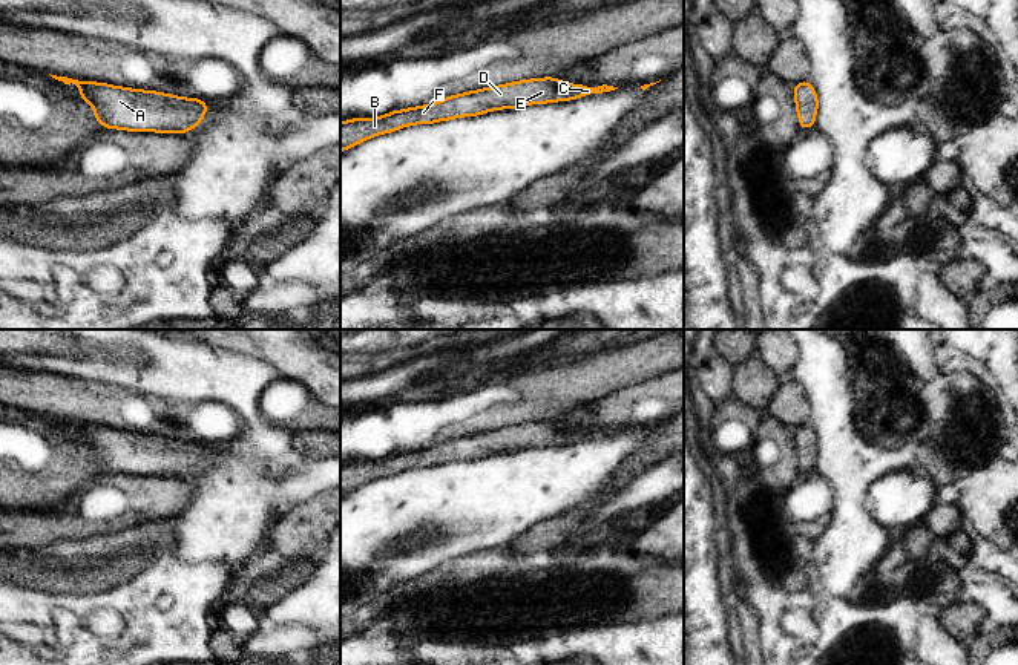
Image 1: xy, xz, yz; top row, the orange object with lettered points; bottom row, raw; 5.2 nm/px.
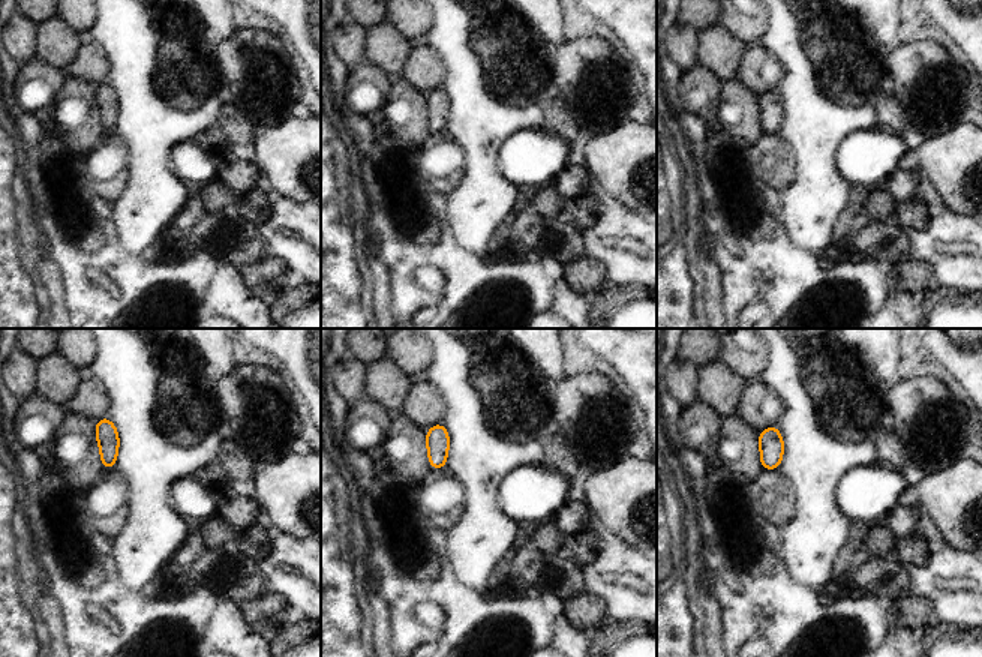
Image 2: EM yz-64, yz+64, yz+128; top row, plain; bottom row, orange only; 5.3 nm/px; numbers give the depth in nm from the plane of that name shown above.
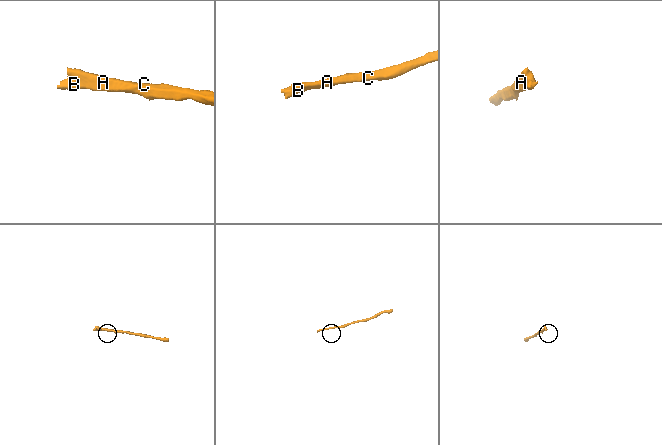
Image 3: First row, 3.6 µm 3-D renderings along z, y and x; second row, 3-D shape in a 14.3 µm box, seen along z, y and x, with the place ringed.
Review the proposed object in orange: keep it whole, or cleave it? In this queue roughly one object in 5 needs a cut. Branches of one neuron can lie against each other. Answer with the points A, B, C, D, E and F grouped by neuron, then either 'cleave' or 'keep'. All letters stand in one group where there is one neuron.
A B C D E F; keep

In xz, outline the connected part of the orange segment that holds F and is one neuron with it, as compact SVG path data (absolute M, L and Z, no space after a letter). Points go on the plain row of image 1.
M549 420L471 434L446 440L428 449L392 454L379 461L354 461L343 464L340 466L340 495L380 477L389 477L411 467L431 467L455 463L458 460L481 458L497 452L515 452L526 447L569 444L615 432L618 431L607 428L598 431L569 428L555 420Z

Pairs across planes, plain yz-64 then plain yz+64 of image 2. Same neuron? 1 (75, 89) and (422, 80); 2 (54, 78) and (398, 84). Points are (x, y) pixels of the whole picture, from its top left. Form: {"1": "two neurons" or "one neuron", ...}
{"1": "two neurons", "2": "two neurons"}

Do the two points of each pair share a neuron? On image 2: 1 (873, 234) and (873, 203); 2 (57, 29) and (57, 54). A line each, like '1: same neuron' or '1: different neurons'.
1: different neurons
2: same neuron

